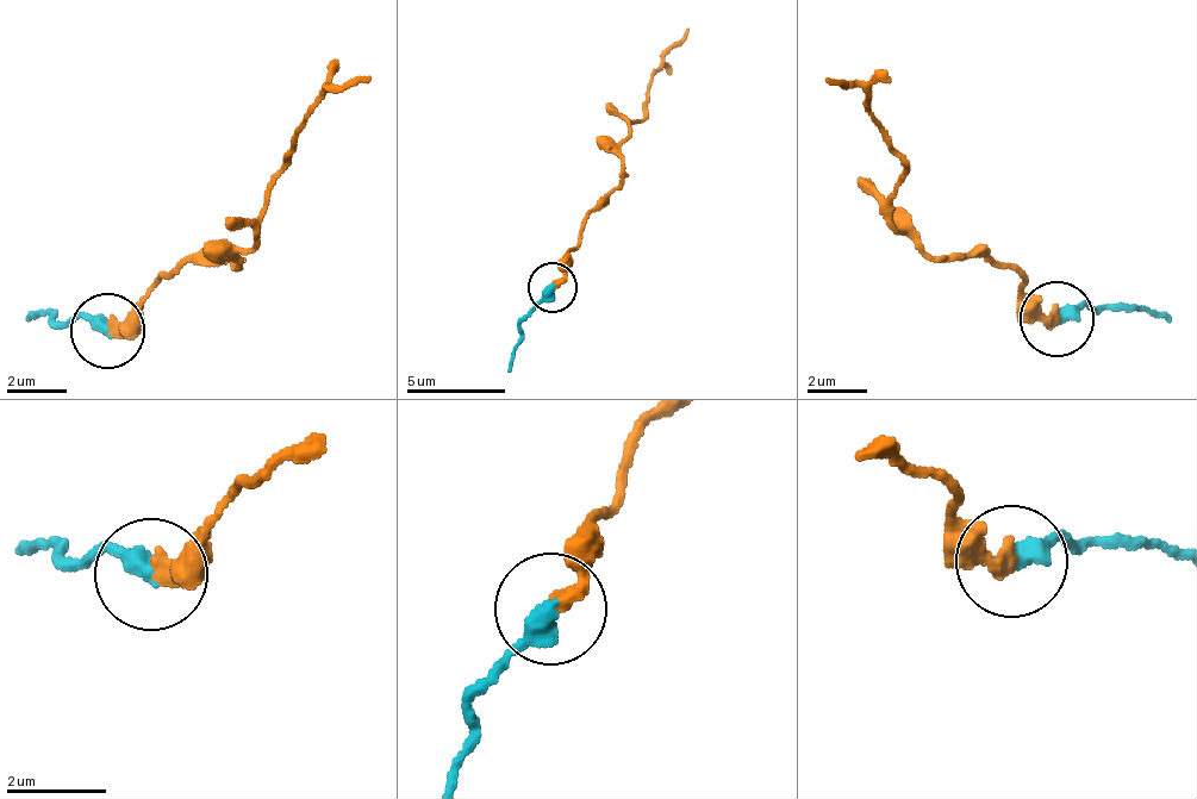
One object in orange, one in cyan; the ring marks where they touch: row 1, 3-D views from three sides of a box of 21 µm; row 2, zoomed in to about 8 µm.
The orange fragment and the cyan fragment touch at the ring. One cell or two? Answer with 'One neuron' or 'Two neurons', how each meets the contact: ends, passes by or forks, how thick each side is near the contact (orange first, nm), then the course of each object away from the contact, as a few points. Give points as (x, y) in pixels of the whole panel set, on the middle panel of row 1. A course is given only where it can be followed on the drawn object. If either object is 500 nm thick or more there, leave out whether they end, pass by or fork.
Two neurons. At the ring orange ends. At the ring cyan ends. Thickness 360 nm (orange) against 420 nm. Course of orange: (553, 286), (596, 206), (619, 183), (618, 148), (641, 116), (656, 70), (689, 27). Course of cyan: (553, 286), (524, 320), (506, 369)

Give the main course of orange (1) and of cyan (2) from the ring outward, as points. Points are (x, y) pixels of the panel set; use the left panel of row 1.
1: (110, 330), (192, 263), (231, 261), (234, 269), (235, 251), (260, 238), (281, 156), (313, 94), (371, 79)
2: (110, 330), (60, 318), (24, 319)

